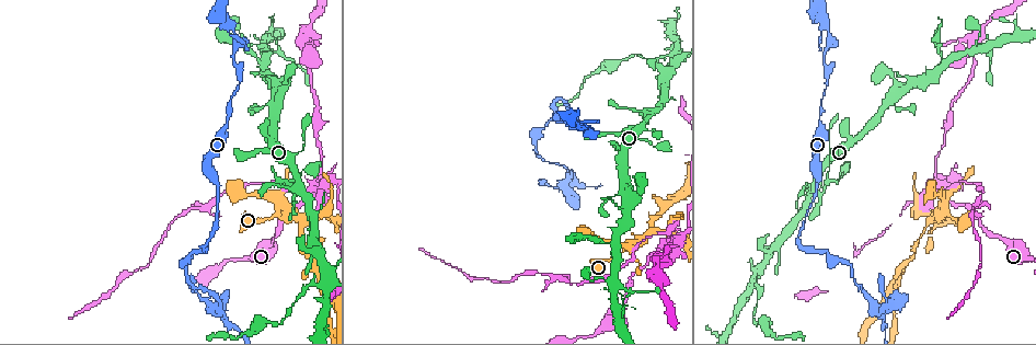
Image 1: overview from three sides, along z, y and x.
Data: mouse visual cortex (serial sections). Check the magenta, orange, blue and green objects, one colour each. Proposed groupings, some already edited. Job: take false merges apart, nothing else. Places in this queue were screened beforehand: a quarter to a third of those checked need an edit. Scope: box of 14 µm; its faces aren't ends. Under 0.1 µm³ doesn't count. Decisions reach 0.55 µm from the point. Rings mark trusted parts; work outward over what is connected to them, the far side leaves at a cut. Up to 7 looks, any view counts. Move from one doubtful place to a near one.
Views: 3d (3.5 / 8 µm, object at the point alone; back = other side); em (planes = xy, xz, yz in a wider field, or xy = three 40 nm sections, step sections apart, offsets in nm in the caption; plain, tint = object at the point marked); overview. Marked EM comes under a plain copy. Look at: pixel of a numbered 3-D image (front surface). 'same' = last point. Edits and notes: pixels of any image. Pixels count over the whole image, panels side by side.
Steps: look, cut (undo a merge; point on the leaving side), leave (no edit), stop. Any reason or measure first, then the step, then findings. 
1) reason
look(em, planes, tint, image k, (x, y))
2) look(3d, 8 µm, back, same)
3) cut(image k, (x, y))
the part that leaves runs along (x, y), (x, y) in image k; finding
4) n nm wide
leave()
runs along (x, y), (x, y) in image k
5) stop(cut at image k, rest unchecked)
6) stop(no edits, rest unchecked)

narrows sharply
look(3d, 8 µm, image 1, (584, 129))

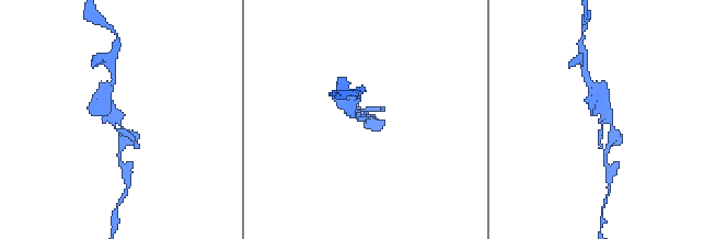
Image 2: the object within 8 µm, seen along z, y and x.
shape alone is not enough
look(em, xy, step 5, tint, image 2, (365, 119))

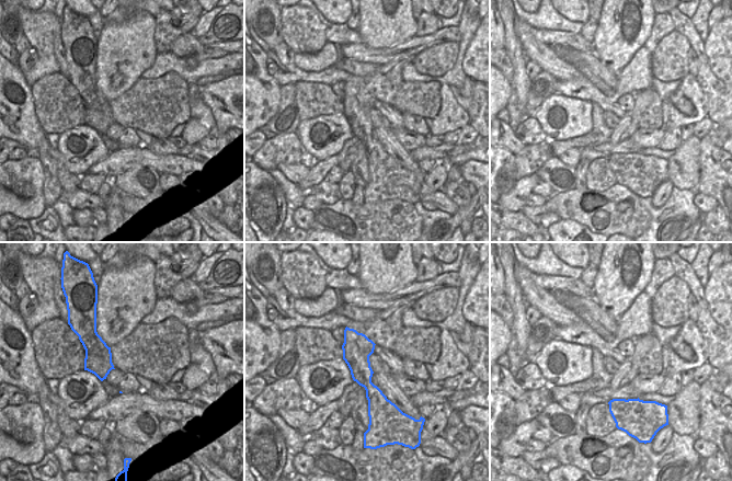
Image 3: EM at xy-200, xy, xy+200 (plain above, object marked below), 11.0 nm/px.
leave()
runs along (347, 331), (374, 394), (374, 412) in image 3; all the same cell

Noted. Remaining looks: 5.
sharp bend
look(3d, 3.5 µm, back, image 1, (555, 98))

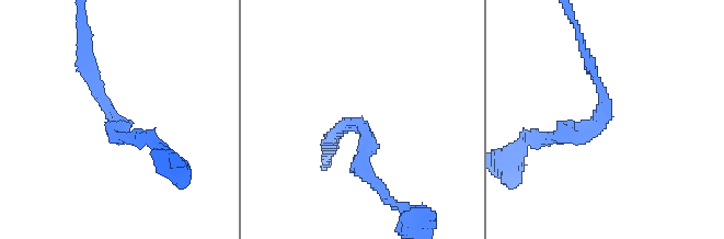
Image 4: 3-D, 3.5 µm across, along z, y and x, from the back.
arms of 150, 200 nm
look(em, xy, step 1, tint, image 4, (113, 115))

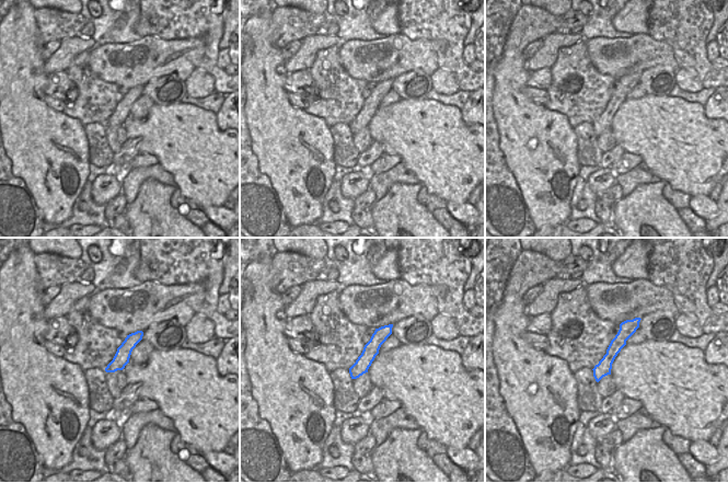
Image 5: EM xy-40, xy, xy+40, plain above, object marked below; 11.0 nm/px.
leave()
runs along (636, 323), (621, 337), (598, 377) in image 5; all the same cell

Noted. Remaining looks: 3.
sharp bend
look(3d, 3.5 µm, image 1, (290, 180))

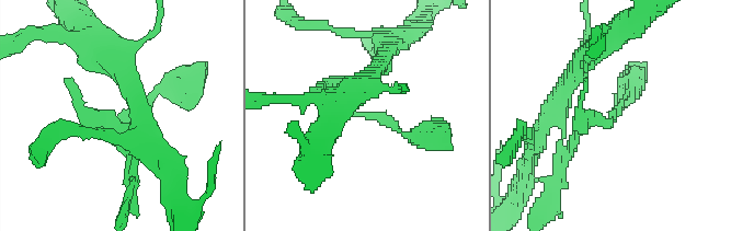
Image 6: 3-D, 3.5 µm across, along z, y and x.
look(em, xy, step 5, tint, image 6, (360, 114))

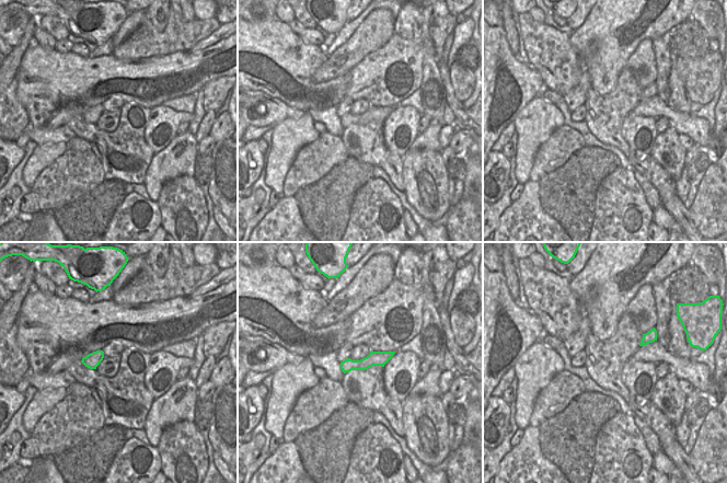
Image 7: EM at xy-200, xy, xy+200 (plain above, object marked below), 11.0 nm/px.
leave()
runs along (573, 139), (584, 116), (609, 123), (632, 82) in image 6; one cell here

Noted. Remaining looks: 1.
stop(no edits, rest unchecked)

